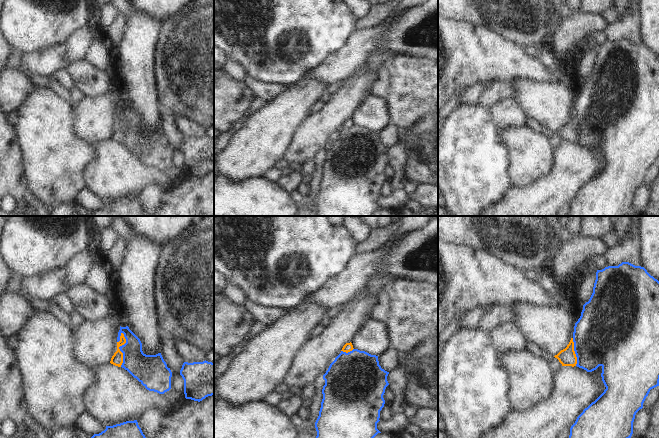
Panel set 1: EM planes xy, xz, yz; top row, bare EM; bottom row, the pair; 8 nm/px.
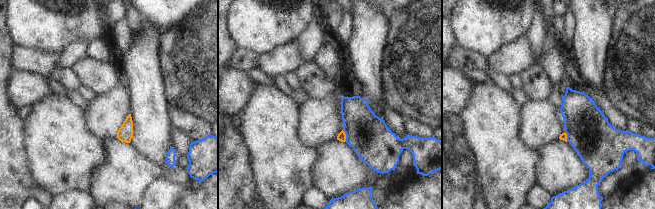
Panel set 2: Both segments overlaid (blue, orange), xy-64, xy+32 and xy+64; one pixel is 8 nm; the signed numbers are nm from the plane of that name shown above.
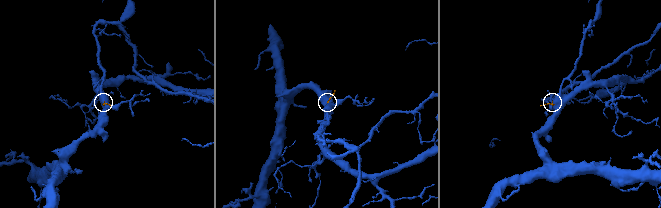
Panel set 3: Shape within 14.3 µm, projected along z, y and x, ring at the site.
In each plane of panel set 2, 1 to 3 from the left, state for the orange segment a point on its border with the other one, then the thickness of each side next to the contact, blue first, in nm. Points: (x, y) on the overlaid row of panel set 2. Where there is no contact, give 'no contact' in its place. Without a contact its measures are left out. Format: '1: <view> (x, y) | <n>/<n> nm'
1: no contact
2: xy+32 (346, 136) | 320/70 nm
3: xy+64 (567, 137) | 360/60 nm

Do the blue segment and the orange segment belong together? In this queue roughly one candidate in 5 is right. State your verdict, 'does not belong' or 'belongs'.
does not belong

